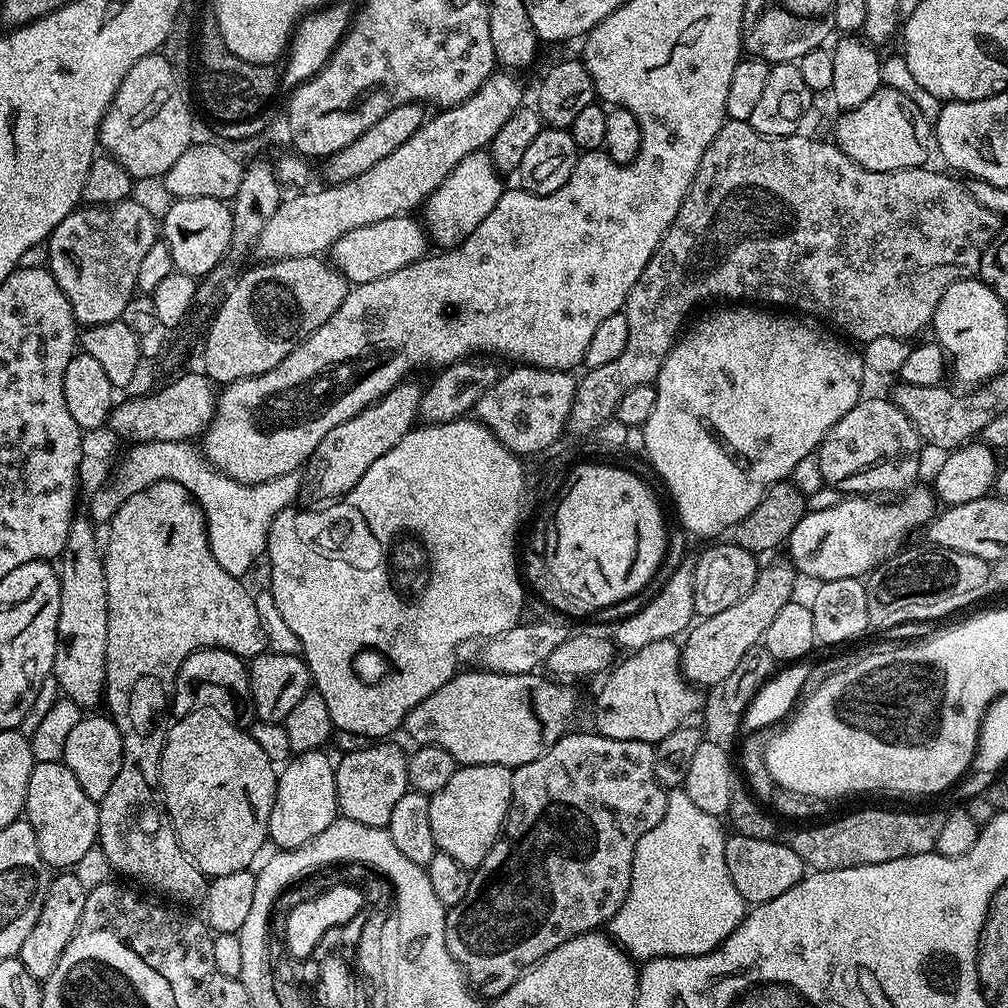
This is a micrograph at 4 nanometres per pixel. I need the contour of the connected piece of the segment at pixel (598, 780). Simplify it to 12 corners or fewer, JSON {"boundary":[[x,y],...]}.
{"boundary":[[569,731],[512,769],[446,912],[481,997],[616,920],[666,814],[654,747]]}

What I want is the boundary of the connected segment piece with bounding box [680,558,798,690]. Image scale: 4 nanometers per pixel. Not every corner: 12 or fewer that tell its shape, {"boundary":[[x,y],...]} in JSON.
{"boundary":[[787,559],[757,571],[746,598],[693,623],[680,668],[723,685],[793,599]]}

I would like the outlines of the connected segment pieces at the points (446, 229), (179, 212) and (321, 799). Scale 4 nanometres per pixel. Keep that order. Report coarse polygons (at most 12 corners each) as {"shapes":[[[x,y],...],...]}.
{"shapes":[[[487,151],[466,154],[422,205],[431,243],[470,238],[506,184]],[[173,199],[162,240],[173,269],[203,278],[228,253],[231,207]],[[336,764],[279,769],[268,840],[302,846],[337,820]]]}

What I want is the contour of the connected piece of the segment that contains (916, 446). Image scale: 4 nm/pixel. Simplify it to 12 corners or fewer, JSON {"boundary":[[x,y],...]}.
{"boundary":[[862,398],[815,458],[844,494],[903,494],[918,430],[888,398]]}

